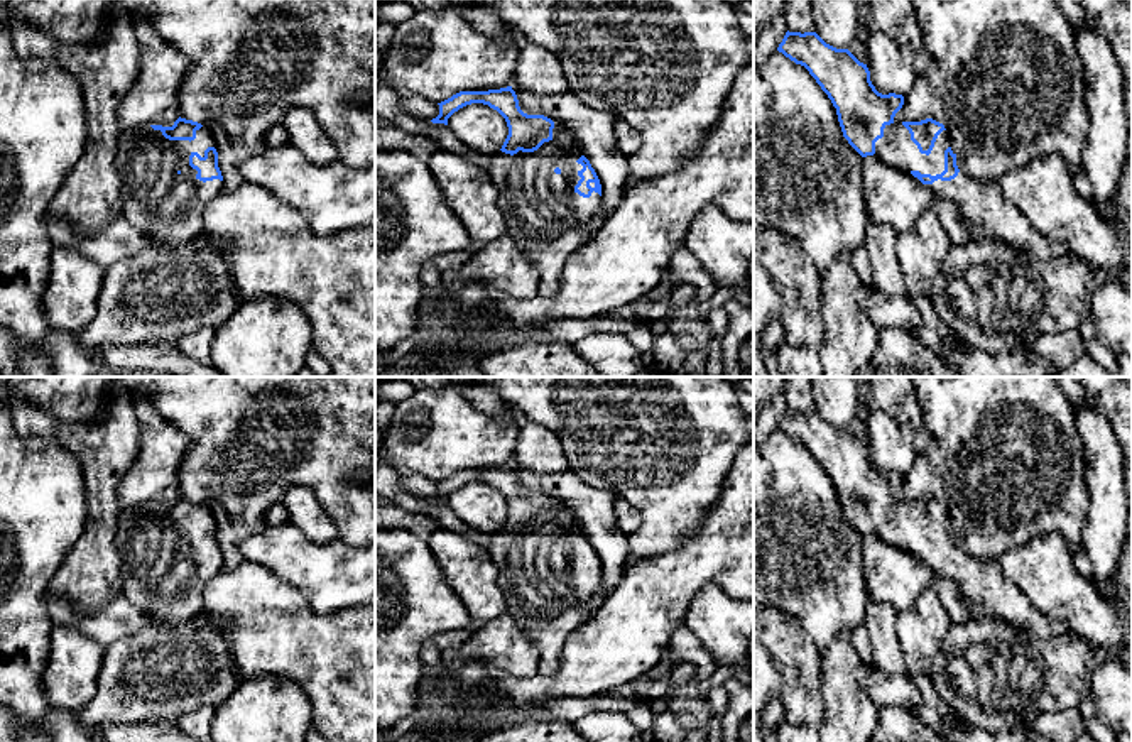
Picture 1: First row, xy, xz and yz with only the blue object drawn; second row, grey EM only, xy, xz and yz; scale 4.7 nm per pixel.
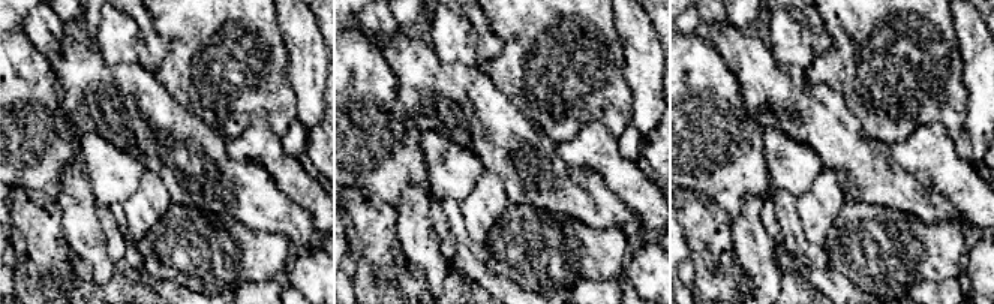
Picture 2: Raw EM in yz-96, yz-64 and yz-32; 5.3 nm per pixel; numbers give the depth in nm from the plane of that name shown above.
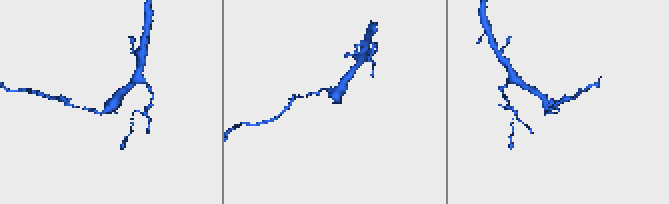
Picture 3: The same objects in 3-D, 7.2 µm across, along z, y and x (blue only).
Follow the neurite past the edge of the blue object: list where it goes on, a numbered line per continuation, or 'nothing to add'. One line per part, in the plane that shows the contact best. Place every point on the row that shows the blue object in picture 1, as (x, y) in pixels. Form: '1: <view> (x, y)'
1: xz (544, 217)

